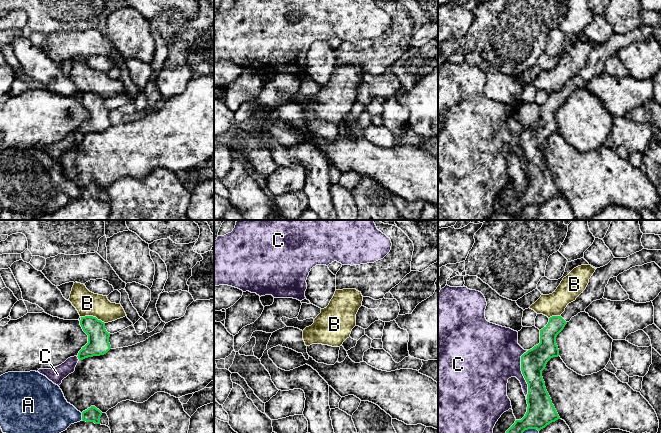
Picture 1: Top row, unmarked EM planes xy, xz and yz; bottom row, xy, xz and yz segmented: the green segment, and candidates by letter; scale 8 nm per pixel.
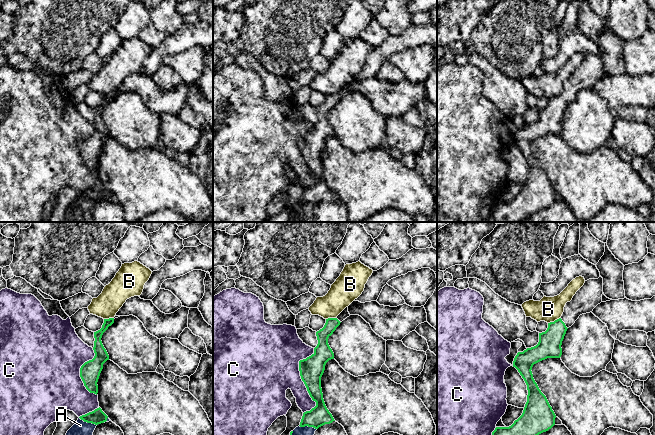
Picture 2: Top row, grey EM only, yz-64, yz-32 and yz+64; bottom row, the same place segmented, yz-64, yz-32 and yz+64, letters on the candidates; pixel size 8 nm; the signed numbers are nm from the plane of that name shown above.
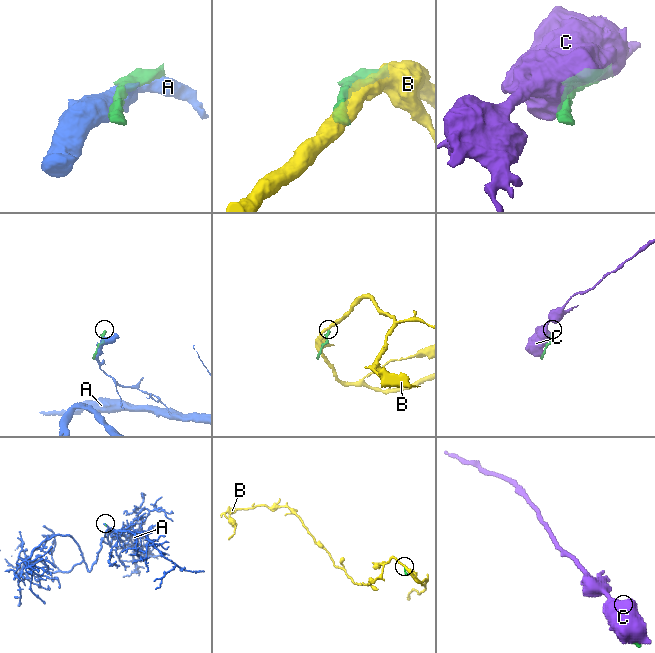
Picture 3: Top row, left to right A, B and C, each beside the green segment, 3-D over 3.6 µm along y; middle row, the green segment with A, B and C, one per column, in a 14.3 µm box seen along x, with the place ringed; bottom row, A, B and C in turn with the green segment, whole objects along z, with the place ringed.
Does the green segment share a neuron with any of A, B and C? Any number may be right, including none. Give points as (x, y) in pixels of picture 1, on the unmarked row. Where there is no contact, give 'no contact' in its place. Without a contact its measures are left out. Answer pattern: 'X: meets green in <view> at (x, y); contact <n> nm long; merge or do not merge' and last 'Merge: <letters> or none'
A: meets green in xy at (82, 192); contact 60 nm long; do not merge
B: meets green in xy at (92, 92); contact 200 nm long; do not merge
C: meets green in yz at (522, 149); contact 400 nm long; do not merge
Merge: none

